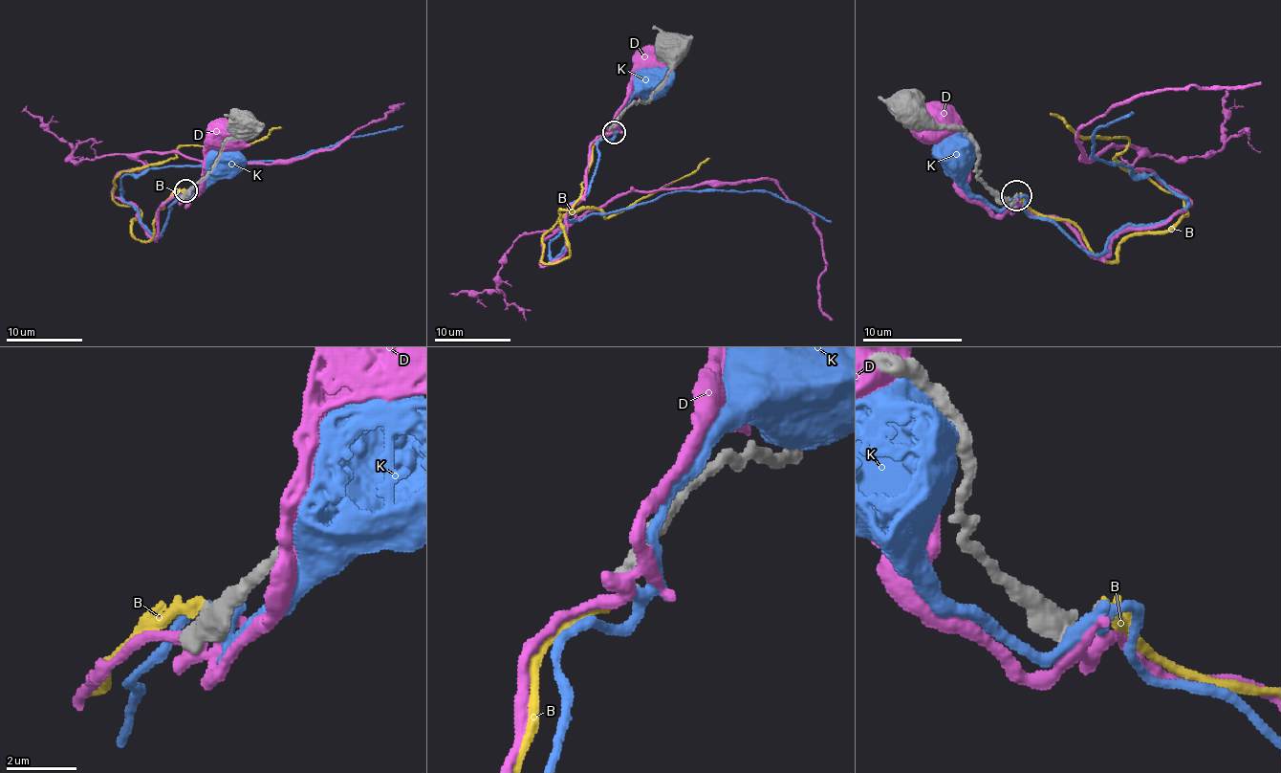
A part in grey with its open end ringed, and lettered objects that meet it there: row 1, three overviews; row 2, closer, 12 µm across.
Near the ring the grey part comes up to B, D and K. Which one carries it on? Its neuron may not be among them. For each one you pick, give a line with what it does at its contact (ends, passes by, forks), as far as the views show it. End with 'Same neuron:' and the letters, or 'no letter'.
B: it ends
Same neuron: B

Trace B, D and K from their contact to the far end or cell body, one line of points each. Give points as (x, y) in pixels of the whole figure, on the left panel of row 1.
B: (185, 190), (147, 240), (113, 190), (184, 146), (246, 146), (282, 127)
D: (184, 198), (187, 204), (203, 187), (205, 156), (225, 143), (225, 135)
K: (185, 192), (189, 200), (195, 196), (225, 167), (225, 160)

